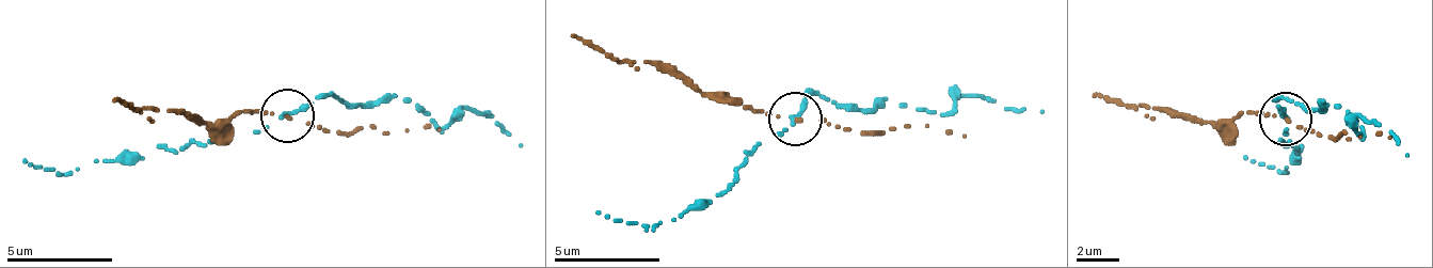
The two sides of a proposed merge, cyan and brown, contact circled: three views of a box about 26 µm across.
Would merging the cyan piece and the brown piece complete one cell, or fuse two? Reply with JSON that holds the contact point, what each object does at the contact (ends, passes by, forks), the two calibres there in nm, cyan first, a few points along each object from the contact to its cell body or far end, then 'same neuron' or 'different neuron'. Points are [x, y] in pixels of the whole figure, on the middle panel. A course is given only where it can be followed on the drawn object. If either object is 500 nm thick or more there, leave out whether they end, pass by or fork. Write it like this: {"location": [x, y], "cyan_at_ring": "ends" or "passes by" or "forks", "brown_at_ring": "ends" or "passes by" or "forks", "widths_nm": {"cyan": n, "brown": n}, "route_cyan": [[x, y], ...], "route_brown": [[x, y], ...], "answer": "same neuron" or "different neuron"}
{"location": [795, 119], "cyan_at_ring": "passes by", "brown_at_ring": "passes by", "widths_nm": {"cyan": 150, "brown": 100}, "route_cyan": [[795, 117], [808, 95], [850, 111], [878, 111], [888, 99], [950, 110], [974, 94], [1003, 110], [1044, 110]], "route_brown": [[795, 117], [695, 92], [645, 60], [612, 61], [570, 34]], "answer": "different neuron"}

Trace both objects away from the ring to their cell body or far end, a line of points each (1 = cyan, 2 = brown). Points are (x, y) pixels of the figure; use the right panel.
1: (1284, 120), (1277, 99), (1327, 111), (1325, 100), (1350, 111), (1360, 134), (1356, 117), (1391, 129), (1406, 156)
2: (1284, 120), (1237, 113), (1204, 123), (1153, 107), (1135, 106), (1092, 95)

